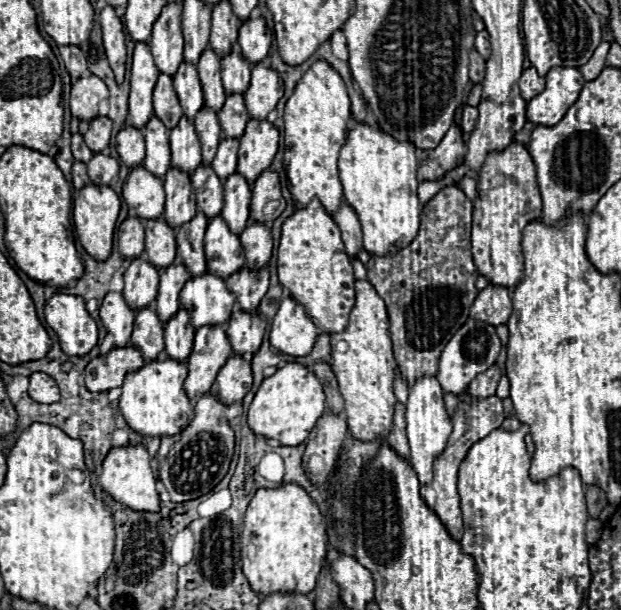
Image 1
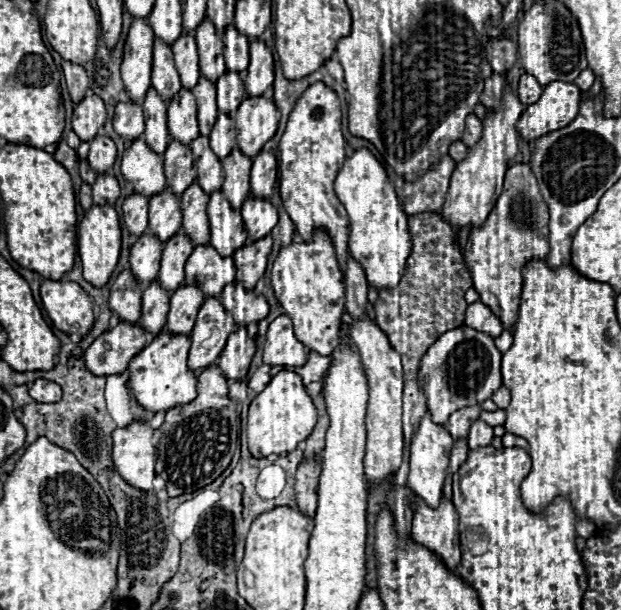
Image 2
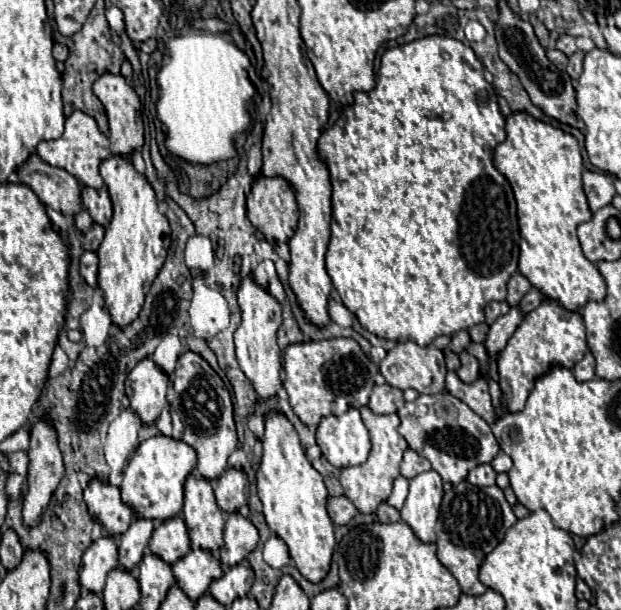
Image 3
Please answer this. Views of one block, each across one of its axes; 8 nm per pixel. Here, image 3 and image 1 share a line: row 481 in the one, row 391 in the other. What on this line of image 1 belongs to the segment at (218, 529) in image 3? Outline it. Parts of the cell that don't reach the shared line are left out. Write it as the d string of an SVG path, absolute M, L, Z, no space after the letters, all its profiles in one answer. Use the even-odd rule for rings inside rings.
M202 326L196 330L194 348L188 356L188 378L184 382L186 394L198 398L210 392L218 370L232 356L226 330L222 326Z

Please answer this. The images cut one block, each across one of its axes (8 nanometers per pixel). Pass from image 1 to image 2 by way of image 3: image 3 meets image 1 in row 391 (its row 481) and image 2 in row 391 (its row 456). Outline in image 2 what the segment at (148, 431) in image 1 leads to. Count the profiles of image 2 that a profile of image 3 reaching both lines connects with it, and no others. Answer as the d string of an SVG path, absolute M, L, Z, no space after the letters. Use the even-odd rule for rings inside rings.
M162 332L152 340L150 346L146 346L128 366L130 370L130 388L134 392L136 402L156 414L156 412L168 412L176 406L186 406L196 398L196 376L188 368L188 348L190 338L188 336L174 336L170 332Z

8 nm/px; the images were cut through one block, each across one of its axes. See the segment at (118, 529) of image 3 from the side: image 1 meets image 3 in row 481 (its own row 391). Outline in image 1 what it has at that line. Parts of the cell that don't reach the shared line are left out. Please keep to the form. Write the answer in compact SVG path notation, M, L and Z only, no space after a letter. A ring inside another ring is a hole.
M124 346L122 350L112 348L108 354L100 354L90 360L84 372L86 388L90 392L104 392L122 386L128 372L144 364L142 352L136 346Z

